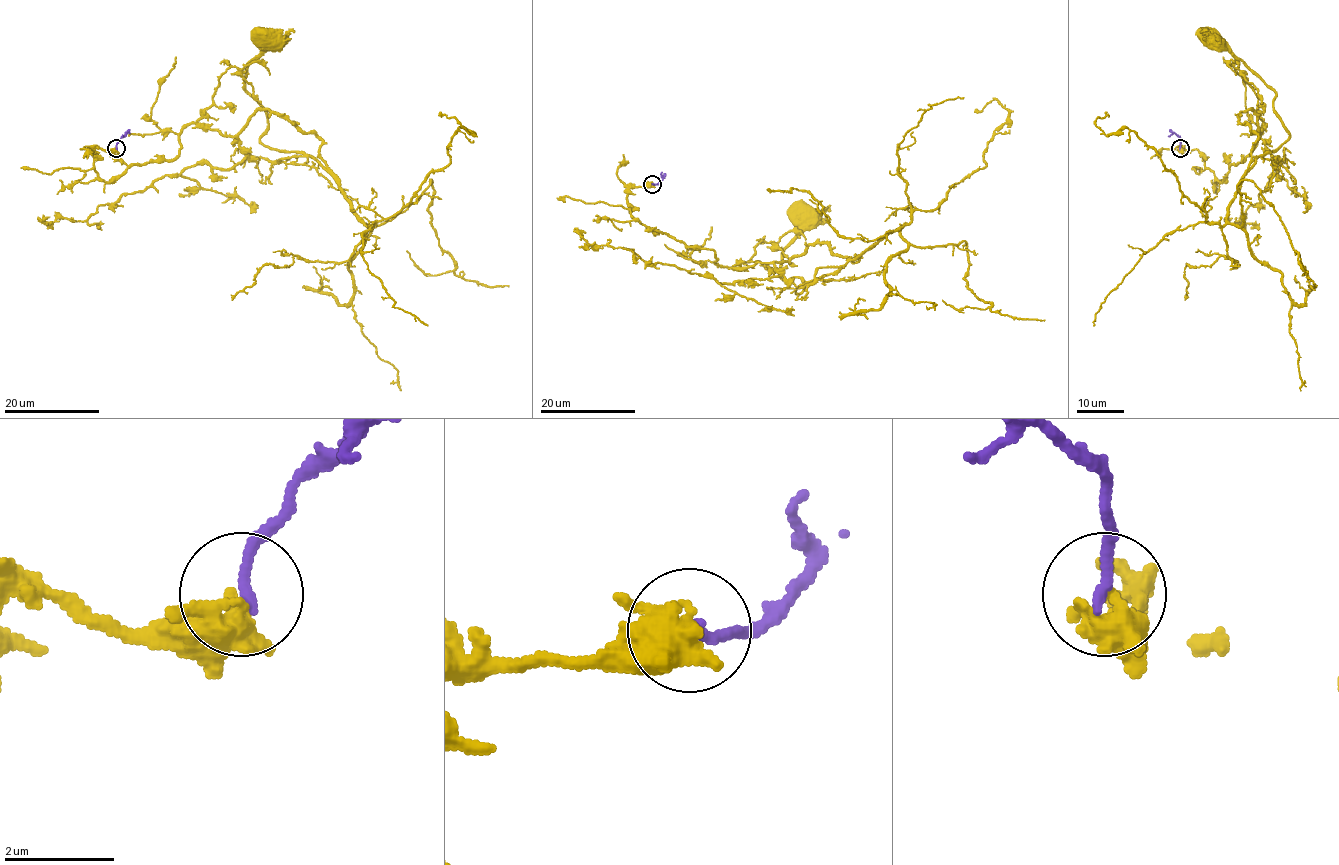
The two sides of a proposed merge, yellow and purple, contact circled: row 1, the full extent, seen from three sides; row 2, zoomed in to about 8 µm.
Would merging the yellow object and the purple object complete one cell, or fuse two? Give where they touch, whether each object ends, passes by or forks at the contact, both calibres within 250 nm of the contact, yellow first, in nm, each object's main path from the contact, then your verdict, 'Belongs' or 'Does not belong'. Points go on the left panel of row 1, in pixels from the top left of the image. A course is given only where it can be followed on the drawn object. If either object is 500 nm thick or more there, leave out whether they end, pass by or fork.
Place: (116, 148). At the ring yellow forks. At the ring purple ends. Thickness 320 nm (yellow) against 220 nm. Course of yellow: (115, 148), (91, 149), (107, 181), (271, 110), (316, 159), (260, 141), (245, 68), (267, 38). Course of purple: (116, 148), (116, 143), (129, 129). Belongs

